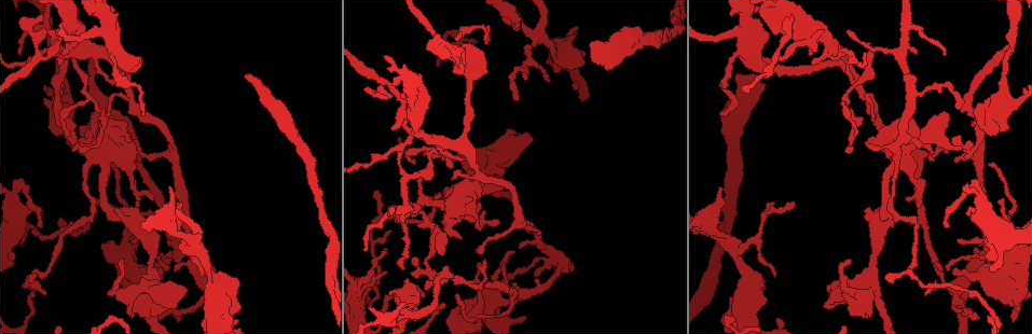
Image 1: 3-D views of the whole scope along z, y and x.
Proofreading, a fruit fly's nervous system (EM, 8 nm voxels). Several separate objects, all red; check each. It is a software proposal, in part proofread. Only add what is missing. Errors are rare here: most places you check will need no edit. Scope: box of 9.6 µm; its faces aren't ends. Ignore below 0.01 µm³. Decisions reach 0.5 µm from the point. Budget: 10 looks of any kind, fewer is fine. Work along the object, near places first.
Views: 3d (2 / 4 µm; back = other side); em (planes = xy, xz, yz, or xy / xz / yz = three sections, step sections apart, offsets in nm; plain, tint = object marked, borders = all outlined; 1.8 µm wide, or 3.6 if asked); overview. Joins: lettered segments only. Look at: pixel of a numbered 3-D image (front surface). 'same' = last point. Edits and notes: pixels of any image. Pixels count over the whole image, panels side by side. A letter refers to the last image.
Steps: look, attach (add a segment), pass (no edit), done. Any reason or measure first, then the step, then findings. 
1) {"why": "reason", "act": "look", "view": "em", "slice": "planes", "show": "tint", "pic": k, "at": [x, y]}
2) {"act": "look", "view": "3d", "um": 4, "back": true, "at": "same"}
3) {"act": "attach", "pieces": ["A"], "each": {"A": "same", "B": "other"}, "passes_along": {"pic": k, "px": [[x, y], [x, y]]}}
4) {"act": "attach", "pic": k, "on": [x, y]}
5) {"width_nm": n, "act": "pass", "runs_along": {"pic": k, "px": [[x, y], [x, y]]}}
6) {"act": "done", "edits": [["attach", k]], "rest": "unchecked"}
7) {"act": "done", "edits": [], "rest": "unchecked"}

{"why": "abrupt turn", "act": "look", "view": "3d", "um": 2, "pic": 1, "at": [60, 49]}

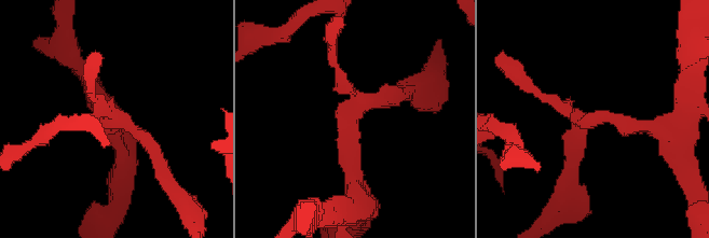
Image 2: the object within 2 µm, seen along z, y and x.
{"act": "look", "view": "em", "slice": "planes", "show": "borders", "pic": 2, "at": [578, 120]}

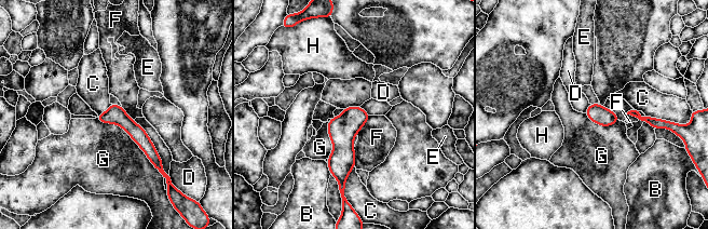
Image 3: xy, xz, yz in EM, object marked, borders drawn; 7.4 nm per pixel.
{"act": "pass", "each": {"B": "other", "C": "other", "D": "other", "E": "other", "F": "other", "G": "other", "H": "other"}, "border": {"pic": 3, "px": [[95, 118], [120, 125], [161, 173]]}, "found": "none of them fits"}

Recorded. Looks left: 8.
{"why": "three arms meet", "act": "look", "view": "3d", "um": 2, "pic": 1, "at": [411, 317]}

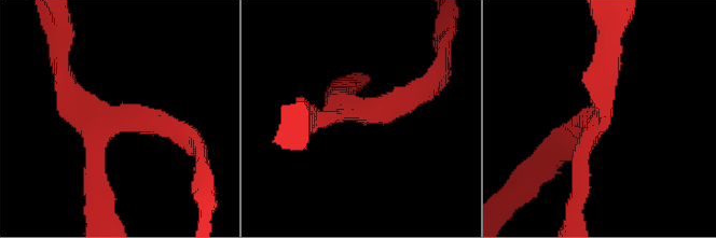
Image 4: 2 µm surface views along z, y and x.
{"arms": 3, "act": "look", "view": "em", "slice": "xy", "step": 16, "show": "tint", "pic": 4, "at": [358, 115]}

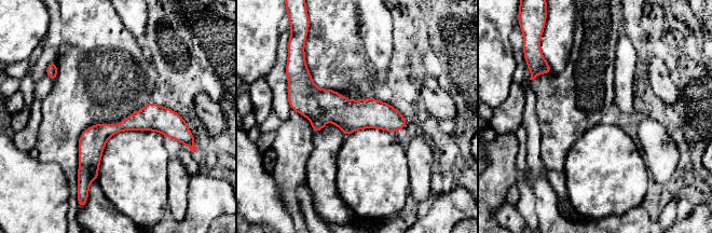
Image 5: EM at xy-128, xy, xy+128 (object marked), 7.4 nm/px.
{"act": "look", "view": "em", "slice": "planes", "show": "borders", "at": "same"}

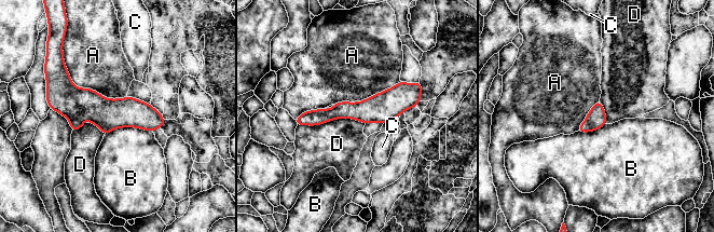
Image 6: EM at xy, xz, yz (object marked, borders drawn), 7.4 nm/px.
{"act": "pass", "each": {"A": "other", "B": "other", "C": "other", "D": "other"}, "runs_along": {"pic": 6, "px": [[417, 91], [382, 108], [298, 121]]}, "found": "none of them fits"}

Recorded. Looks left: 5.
{"why": "a fork", "act": "look", "view": "3d", "um": 4, "pic": 1, "at": [521, 293]}

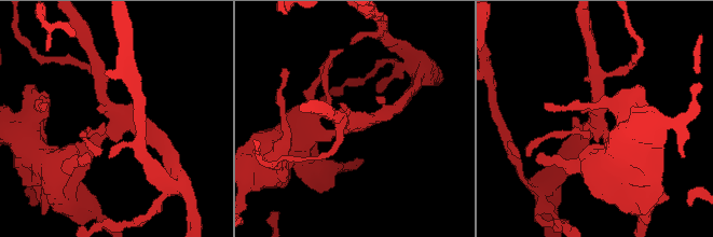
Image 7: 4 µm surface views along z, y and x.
{"why": "now the EM", "act": "look", "view": "em", "slice": "planes", "show": "borders", "pic": 7, "at": [355, 122]}

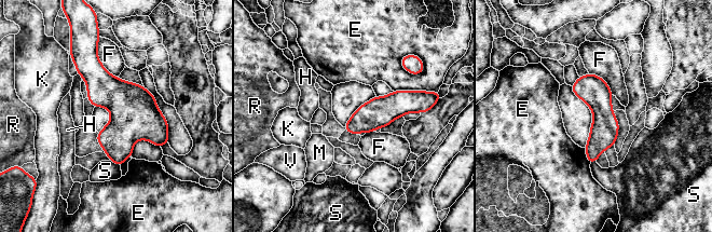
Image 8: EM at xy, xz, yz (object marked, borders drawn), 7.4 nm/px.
{"longest_contact_nm": ["F", 300], "act": "pass", "each": {"E": "other", "F": "other", "H": "other", "K": "other", "M": "other", "R": "other", "S": "other", "V": "other"}, "border": {"pic": 8, "px": [[97, 41], [99, 62], [117, 77]]}, "found": "none of them fits"}

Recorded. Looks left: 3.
{"why": "branch stops here", "act": "look", "view": "3d", "um": 4, "back": true, "pic": 1, "at": [607, 70]}

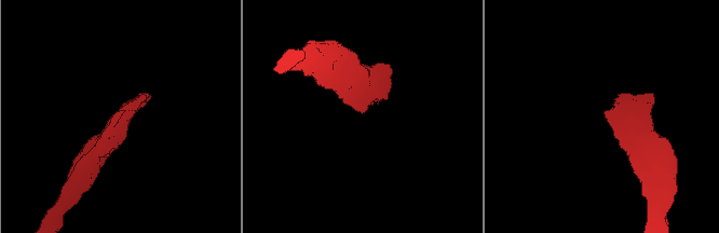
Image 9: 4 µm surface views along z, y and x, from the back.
{"why": "now the EM", "act": "look", "view": "em", "slice": "planes", "show": "plain", "pic": 9, "at": [119, 110]}

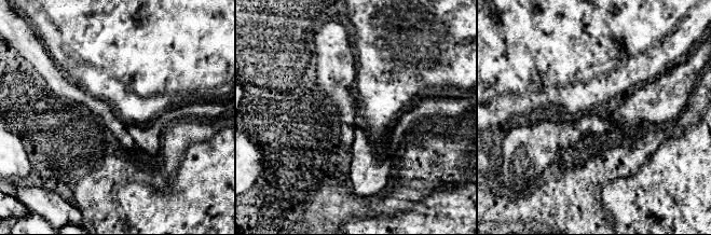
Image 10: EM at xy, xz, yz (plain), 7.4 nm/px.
{"why": "what lies round it", "act": "look", "view": "em", "slice": "planes", "show": "borders", "at": "same"}

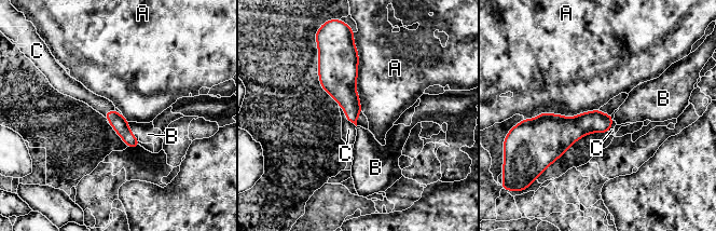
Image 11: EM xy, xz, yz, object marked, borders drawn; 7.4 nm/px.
{"longest_contact_nm": ["A", 550], "act": "attach", "pieces": ["C"], "each": {"A": "other", "B": "other", "C": "same"}, "found": "the cell continues"}

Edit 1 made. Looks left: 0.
{"act": "done", "edits": [["attach", 11]], "rest": "unchecked"}

